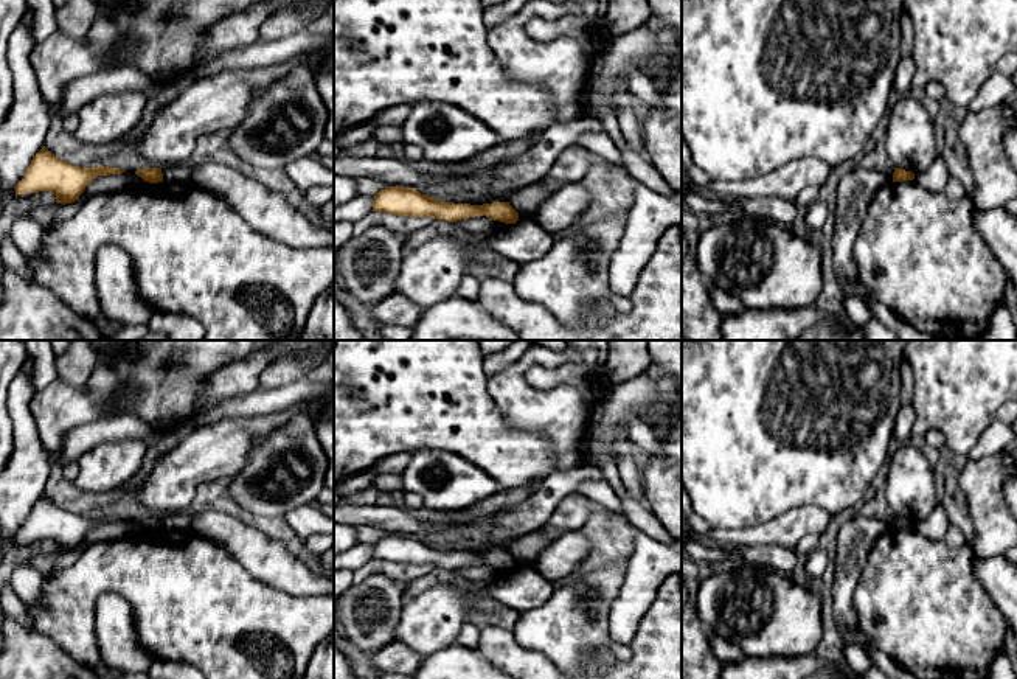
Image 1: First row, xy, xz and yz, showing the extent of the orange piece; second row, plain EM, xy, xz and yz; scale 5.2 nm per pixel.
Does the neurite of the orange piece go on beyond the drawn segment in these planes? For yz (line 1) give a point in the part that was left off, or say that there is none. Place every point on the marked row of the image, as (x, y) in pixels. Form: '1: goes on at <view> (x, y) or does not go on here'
1: does not go on here

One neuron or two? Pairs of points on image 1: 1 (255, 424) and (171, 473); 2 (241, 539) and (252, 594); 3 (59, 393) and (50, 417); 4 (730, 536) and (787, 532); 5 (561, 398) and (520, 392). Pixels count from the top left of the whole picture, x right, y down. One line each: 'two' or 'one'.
1: one
2: two
3: one
4: one
5: one

